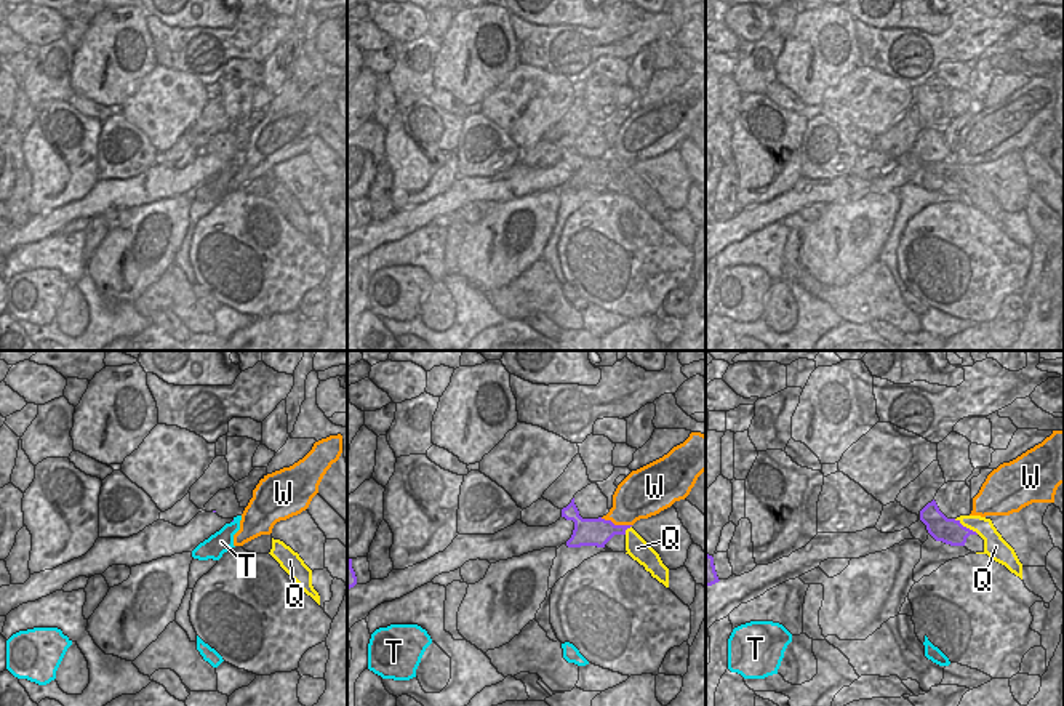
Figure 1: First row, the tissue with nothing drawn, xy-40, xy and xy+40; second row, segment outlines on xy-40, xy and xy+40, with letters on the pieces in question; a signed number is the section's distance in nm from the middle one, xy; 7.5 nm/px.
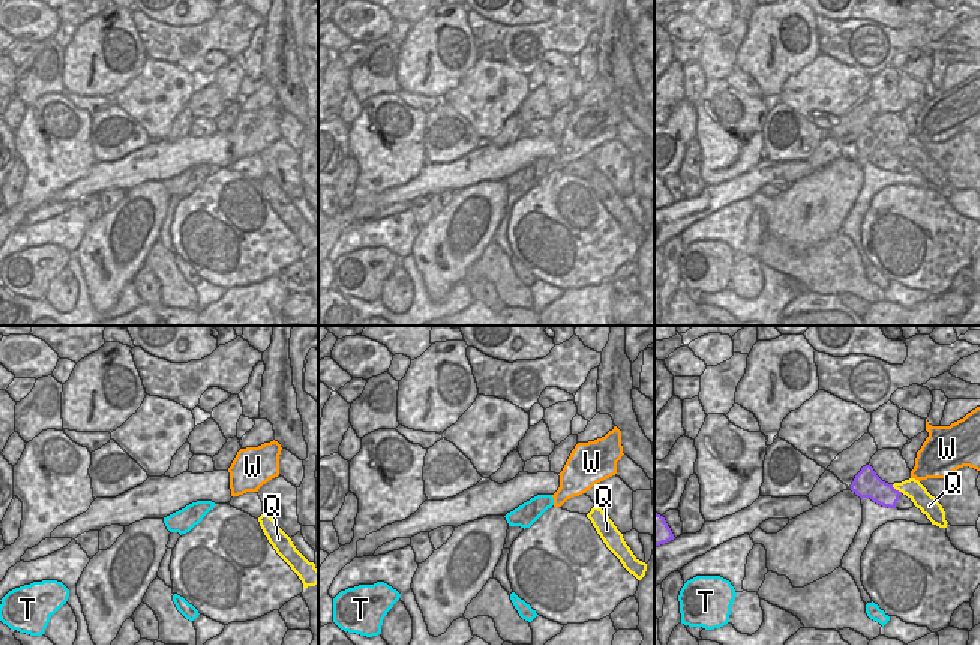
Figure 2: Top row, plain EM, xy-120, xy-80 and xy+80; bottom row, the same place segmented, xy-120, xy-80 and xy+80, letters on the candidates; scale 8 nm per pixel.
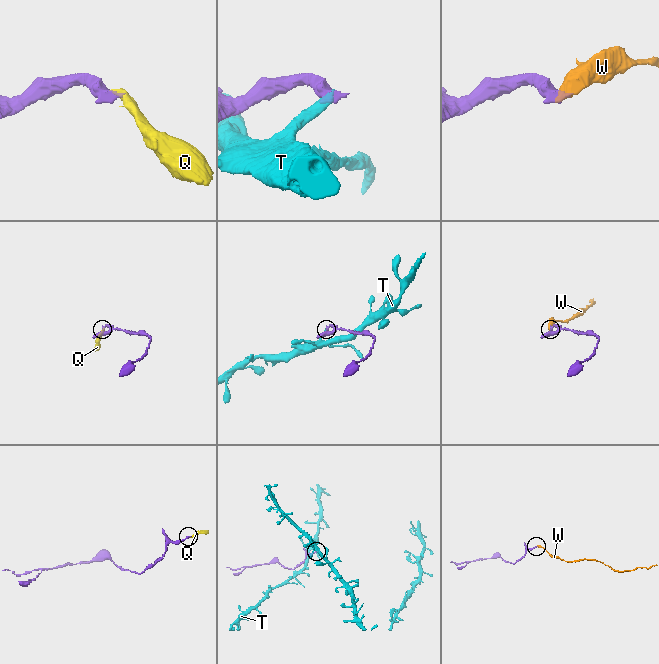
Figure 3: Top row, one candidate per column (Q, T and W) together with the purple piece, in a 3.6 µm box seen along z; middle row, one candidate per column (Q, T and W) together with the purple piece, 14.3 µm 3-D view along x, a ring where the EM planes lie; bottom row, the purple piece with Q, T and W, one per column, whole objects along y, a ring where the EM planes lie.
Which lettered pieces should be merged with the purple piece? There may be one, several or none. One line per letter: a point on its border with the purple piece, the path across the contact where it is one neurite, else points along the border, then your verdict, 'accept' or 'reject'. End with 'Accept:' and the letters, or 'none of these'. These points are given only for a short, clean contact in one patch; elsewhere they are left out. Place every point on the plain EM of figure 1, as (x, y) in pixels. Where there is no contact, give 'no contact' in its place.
Q: contact xy+40 (965, 168); border xy+40 (954, 160), (978, 175); reject
T: no contact; reject
W: contact xy (616, 167); way xy (588, 173), (616, 167), (636, 140); accept
Accept: W

